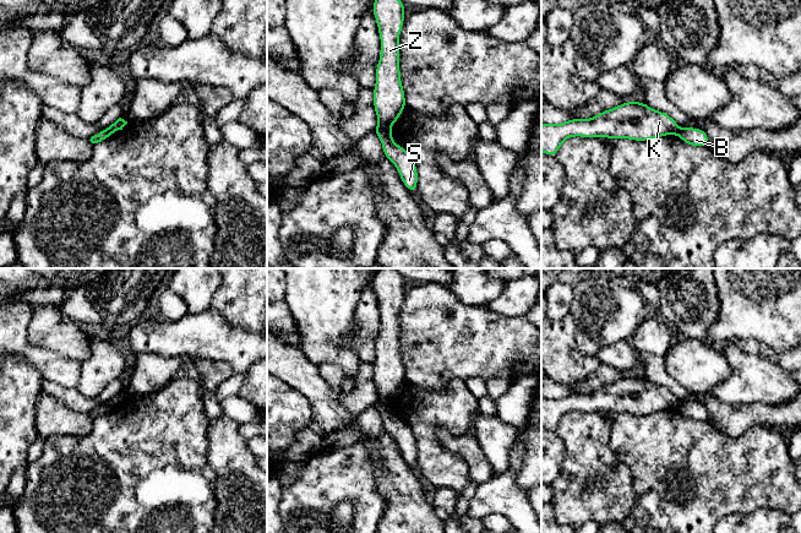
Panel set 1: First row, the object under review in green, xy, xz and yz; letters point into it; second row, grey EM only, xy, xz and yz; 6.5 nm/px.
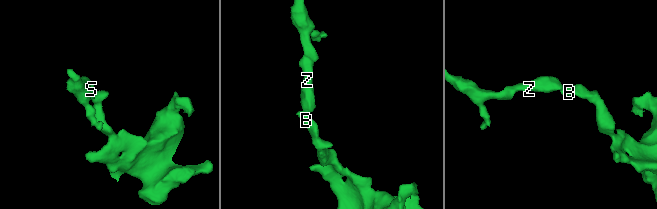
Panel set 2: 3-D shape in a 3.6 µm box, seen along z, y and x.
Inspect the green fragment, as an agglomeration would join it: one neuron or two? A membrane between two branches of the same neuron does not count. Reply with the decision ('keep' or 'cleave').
cleave

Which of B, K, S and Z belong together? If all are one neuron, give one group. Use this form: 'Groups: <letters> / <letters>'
Groups: B S / K Z

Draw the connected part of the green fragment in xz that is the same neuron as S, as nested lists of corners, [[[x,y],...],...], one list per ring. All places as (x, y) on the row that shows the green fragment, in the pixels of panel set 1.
[[[377,126],[372,132],[380,137],[385,158],[394,164],[404,186],[410,192],[416,194],[418,170],[412,154],[403,146],[393,142],[393,136],[389,131]]]

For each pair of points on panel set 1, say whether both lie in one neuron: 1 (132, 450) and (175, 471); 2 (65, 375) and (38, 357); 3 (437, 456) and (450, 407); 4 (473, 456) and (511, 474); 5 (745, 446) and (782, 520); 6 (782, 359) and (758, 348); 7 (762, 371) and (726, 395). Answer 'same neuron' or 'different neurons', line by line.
1: same neuron
2: same neuron
3: same neuron
4: different neurons
5: different neurons
6: same neuron
7: same neuron

